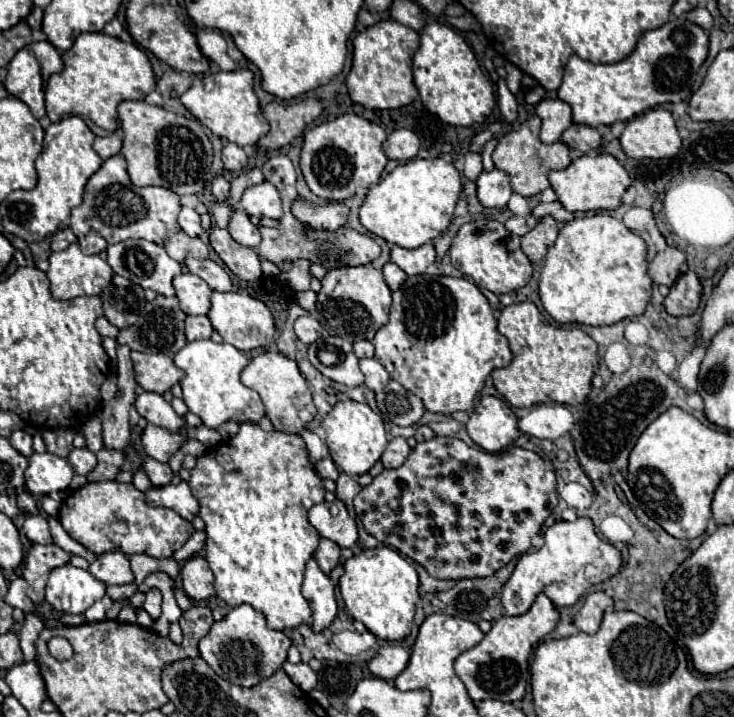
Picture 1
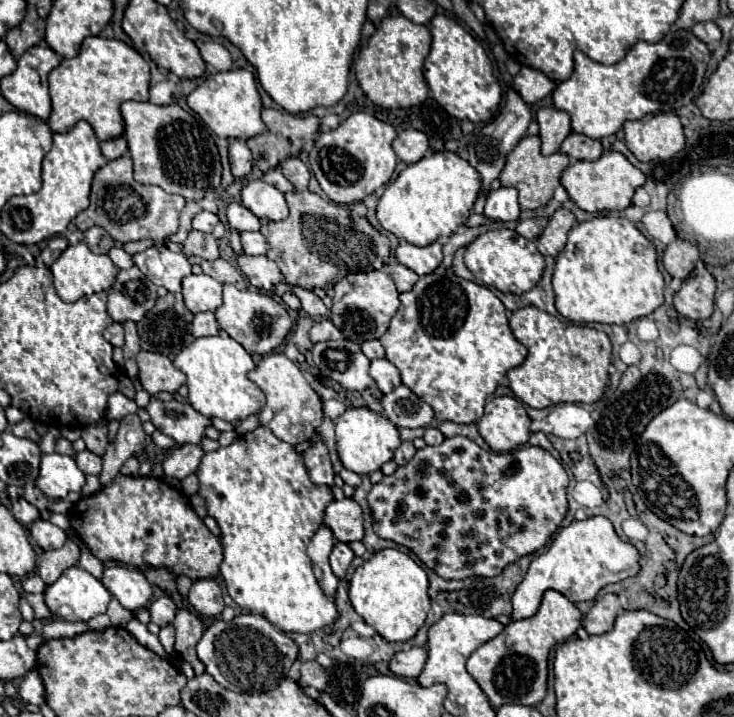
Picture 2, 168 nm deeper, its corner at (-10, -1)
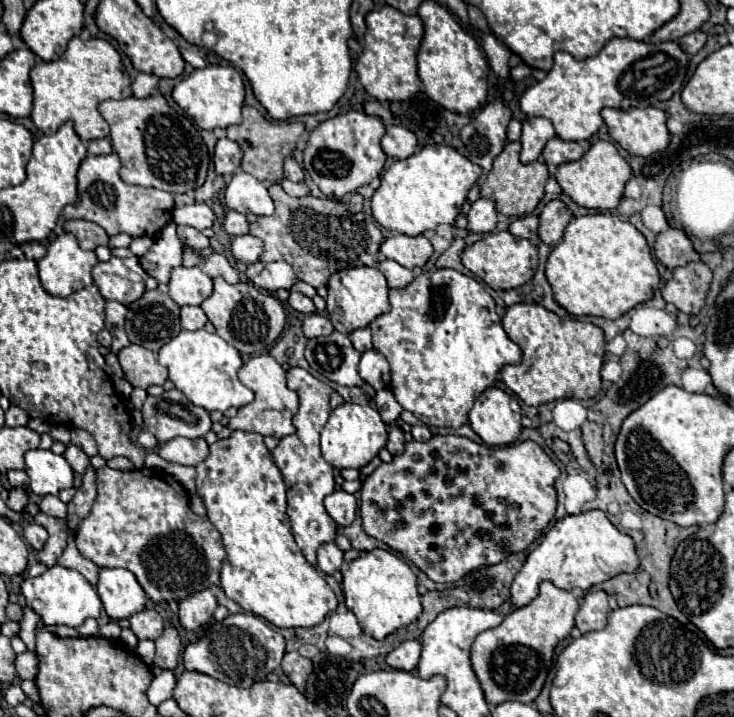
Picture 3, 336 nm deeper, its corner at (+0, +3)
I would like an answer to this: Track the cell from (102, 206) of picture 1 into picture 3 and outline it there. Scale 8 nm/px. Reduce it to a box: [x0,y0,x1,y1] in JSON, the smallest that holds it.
[64,153,174,237]

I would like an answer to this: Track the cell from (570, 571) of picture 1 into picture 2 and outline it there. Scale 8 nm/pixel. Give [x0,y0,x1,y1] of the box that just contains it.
[512,517,640,619]

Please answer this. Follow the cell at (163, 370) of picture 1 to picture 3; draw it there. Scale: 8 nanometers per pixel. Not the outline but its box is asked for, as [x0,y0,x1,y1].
[118,345,168,389]

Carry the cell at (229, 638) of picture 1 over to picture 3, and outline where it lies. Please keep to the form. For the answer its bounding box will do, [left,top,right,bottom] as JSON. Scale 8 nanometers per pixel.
[182,613,286,687]

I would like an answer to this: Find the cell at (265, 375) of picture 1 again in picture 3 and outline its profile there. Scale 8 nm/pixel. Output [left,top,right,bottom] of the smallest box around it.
[230,353,298,437]

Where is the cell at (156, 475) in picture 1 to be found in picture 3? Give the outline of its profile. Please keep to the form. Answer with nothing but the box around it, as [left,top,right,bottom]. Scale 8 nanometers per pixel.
[158,437,208,465]

